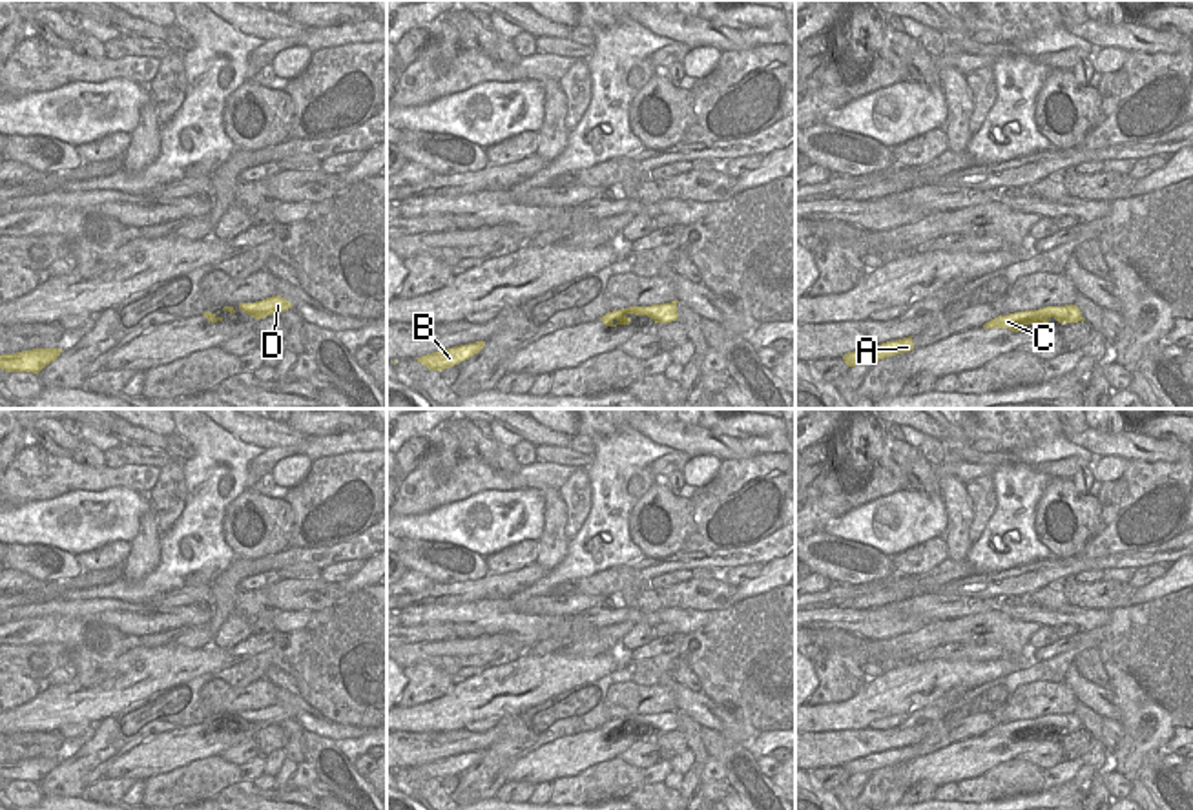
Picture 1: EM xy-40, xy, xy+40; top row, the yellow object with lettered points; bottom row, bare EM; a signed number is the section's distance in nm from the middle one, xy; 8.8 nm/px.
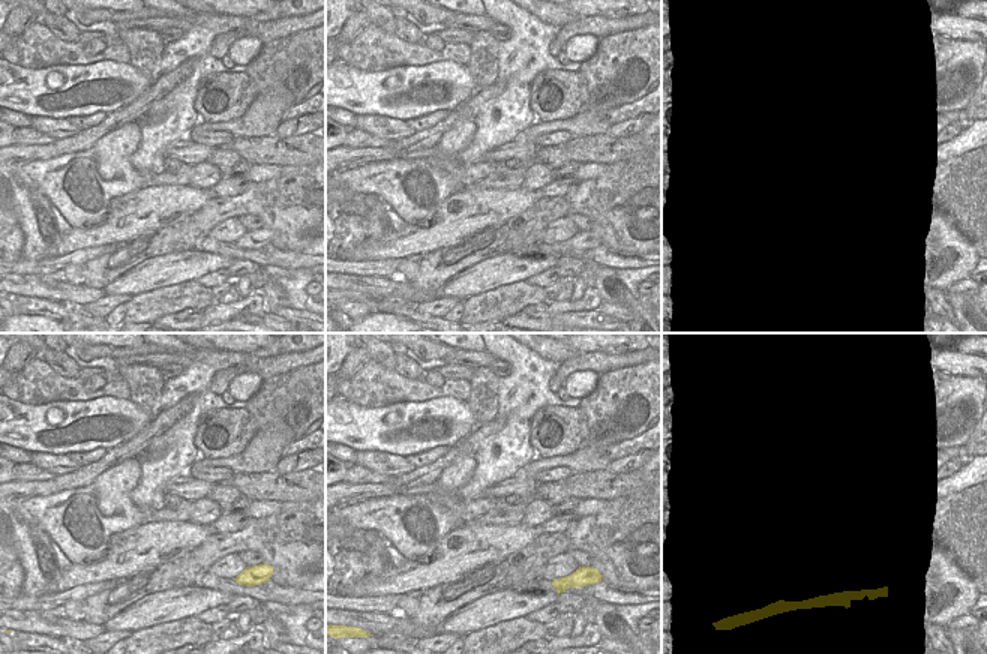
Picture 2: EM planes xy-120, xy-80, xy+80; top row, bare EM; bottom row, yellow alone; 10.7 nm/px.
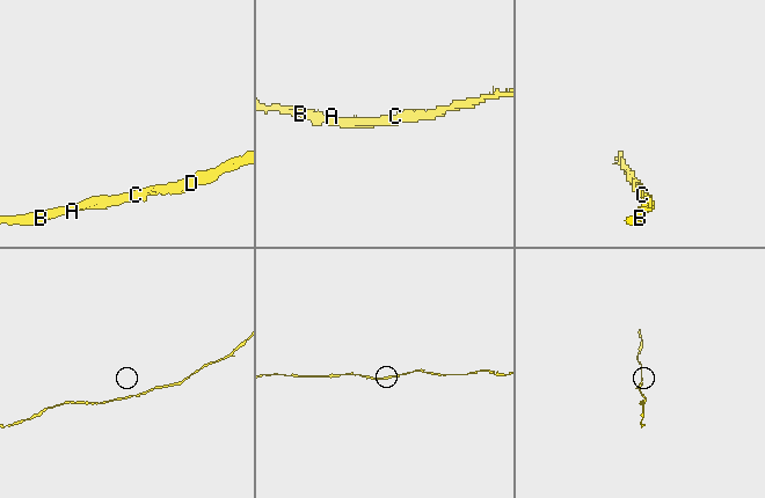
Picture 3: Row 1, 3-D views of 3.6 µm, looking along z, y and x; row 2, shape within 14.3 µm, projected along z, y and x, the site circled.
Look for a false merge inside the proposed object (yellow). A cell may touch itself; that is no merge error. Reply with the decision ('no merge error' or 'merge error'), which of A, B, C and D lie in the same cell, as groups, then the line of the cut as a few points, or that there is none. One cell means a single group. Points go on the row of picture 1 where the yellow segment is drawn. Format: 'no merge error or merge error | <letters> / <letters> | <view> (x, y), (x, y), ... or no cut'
no merge error | A B C D | no cut

